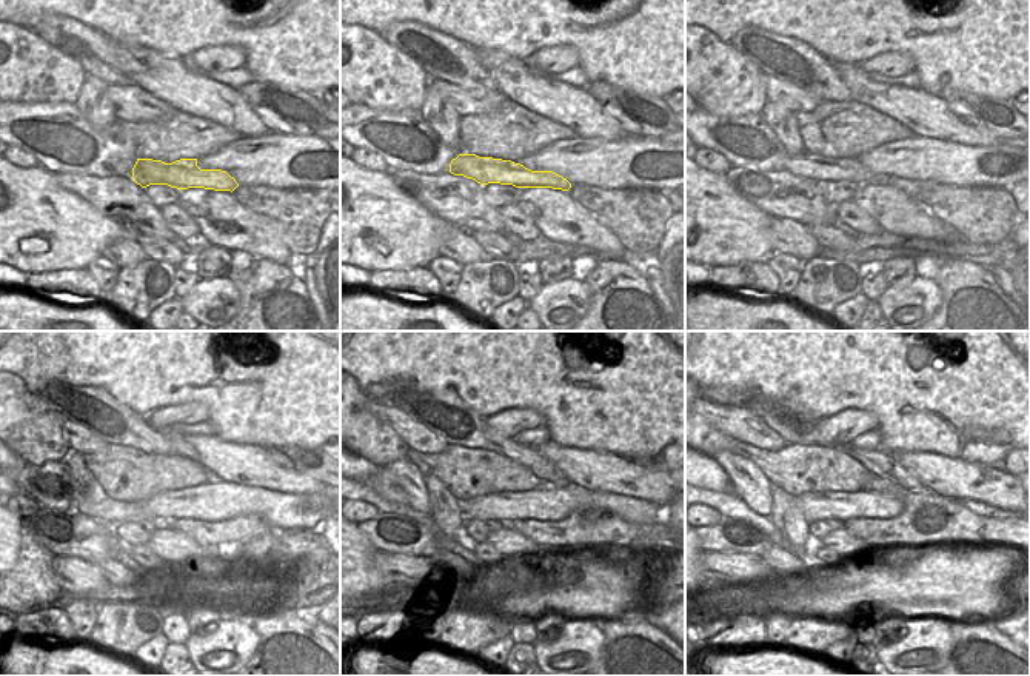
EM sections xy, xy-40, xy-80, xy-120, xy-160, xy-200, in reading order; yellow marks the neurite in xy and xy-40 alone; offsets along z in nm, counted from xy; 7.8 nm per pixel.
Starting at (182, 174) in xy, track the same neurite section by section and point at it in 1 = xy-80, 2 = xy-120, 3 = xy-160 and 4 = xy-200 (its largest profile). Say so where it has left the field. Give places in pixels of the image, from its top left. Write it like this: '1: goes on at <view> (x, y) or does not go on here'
1: goes on at xy-80 (813, 167)
2: goes on at xy-120 (110, 510)
3: goes on at xy-160 (408, 476)
4: goes on at xy-200 (747, 481)

